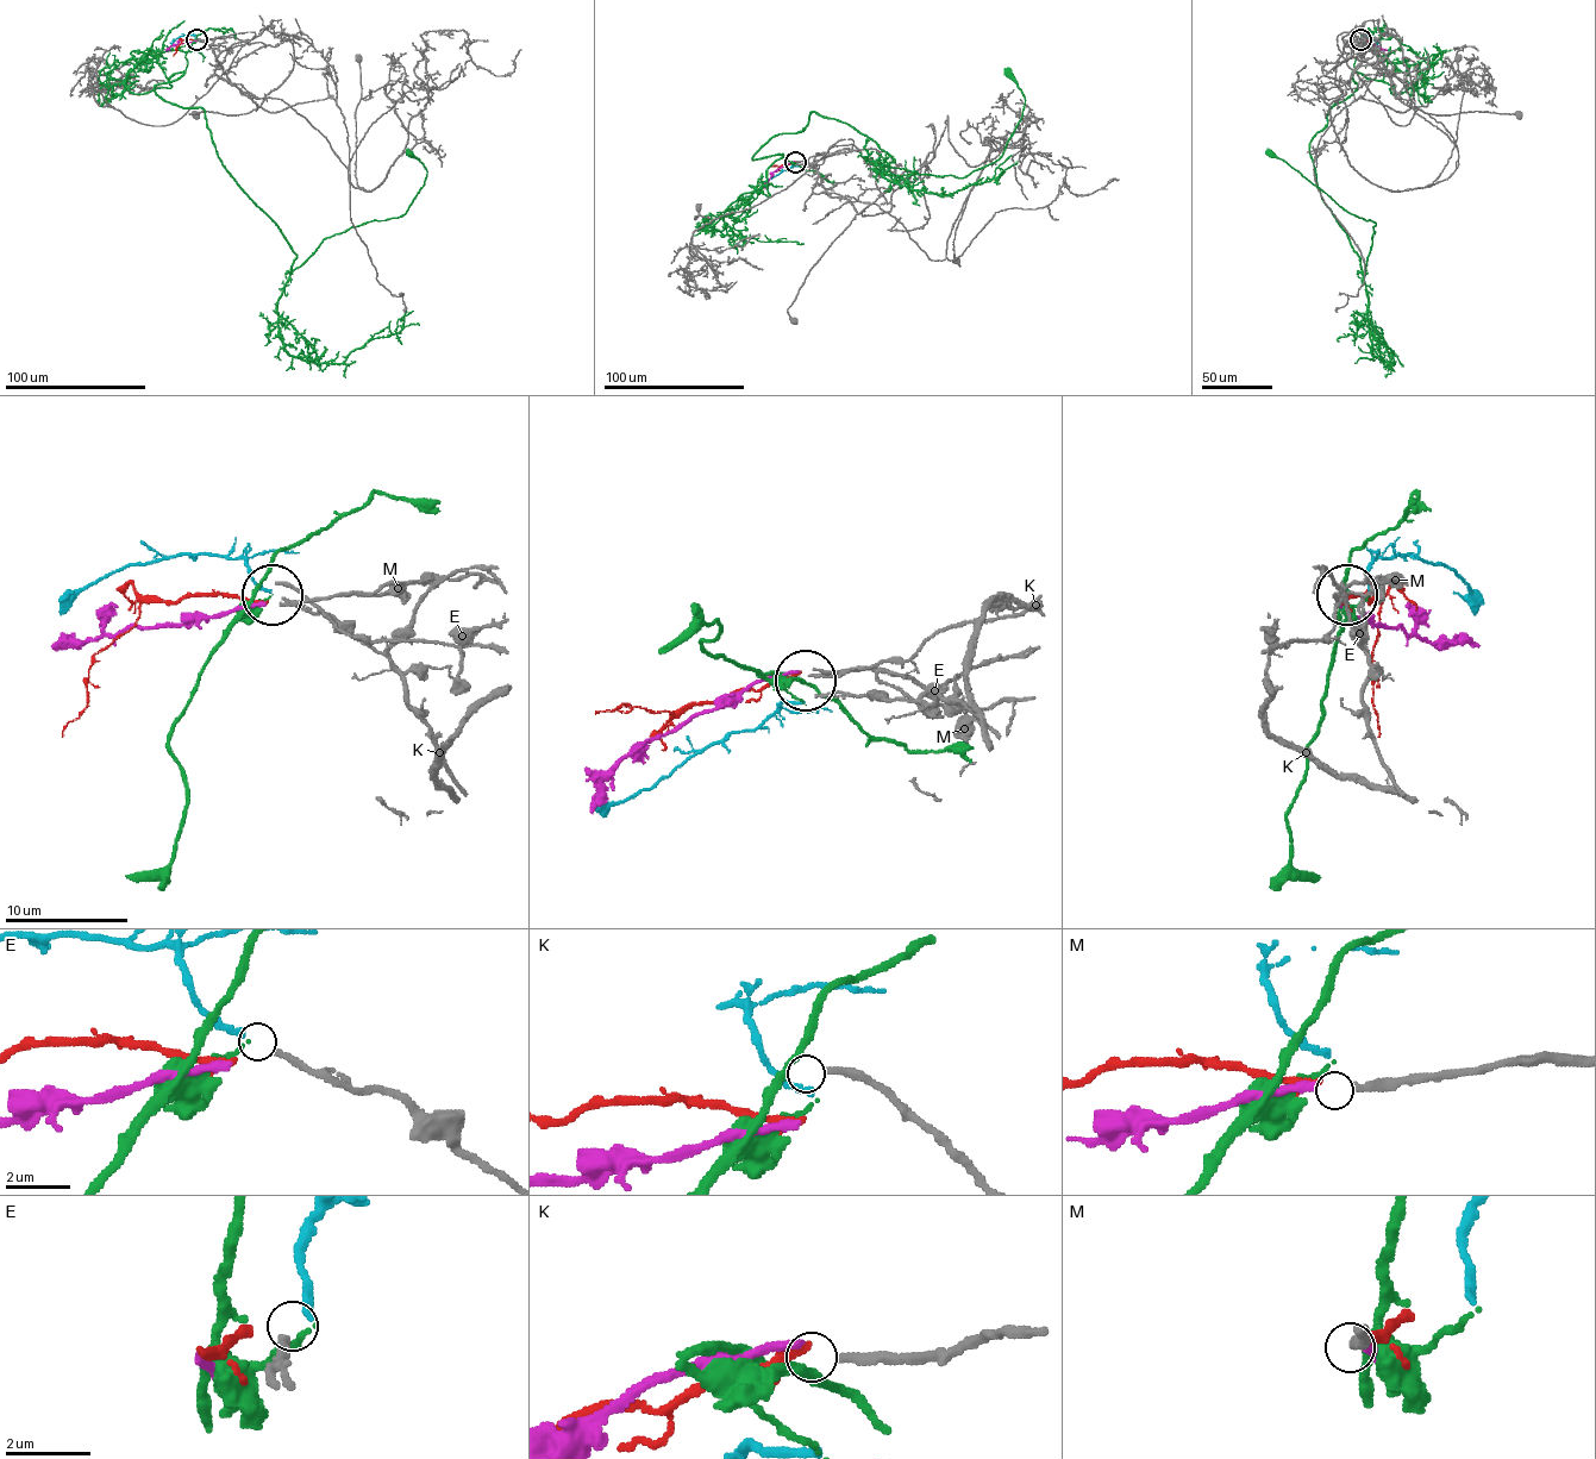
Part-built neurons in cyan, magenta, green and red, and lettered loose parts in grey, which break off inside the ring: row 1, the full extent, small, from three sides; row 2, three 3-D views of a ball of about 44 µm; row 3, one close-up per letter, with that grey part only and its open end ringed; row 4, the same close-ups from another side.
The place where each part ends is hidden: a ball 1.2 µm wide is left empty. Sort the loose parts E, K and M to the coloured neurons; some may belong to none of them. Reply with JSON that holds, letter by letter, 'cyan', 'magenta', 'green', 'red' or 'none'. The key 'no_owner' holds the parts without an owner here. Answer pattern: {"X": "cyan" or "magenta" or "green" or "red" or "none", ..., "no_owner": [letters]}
{"E": "cyan", "K": "none", "M": "magenta", "no_owner": ["K"]}

